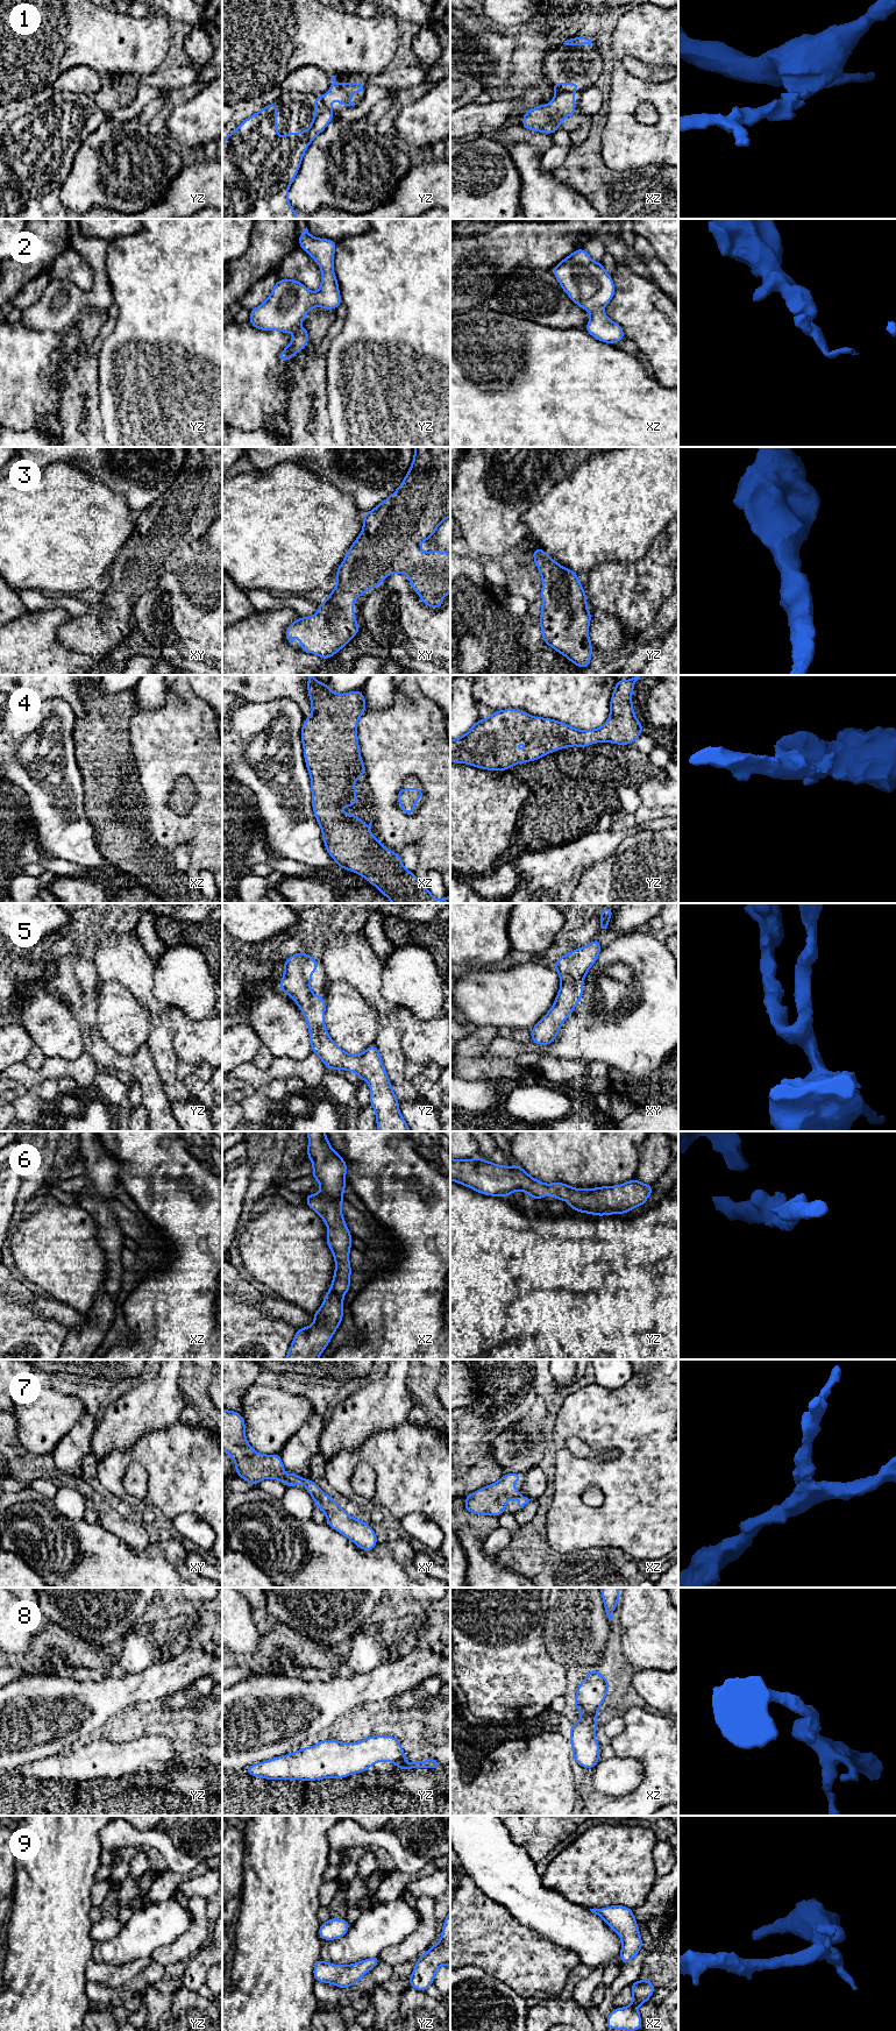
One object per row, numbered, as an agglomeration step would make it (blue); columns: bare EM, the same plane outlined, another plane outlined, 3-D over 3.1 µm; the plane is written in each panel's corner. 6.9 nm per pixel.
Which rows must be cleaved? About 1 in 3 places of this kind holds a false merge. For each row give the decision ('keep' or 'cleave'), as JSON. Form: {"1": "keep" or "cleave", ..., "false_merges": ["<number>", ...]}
{"1": "cleave", "2": "keep", "3": "keep", "4": "keep", "5": "keep", "6": "keep", "7": "keep", "8": "keep", "9": "keep", "false_merges": ["1"]}

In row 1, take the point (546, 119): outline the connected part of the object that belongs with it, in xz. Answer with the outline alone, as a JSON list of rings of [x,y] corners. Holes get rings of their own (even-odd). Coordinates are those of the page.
[[[563,92],[554,97],[548,105],[539,105],[524,113],[521,127],[525,129],[554,134],[566,116],[576,115],[574,92]]]

